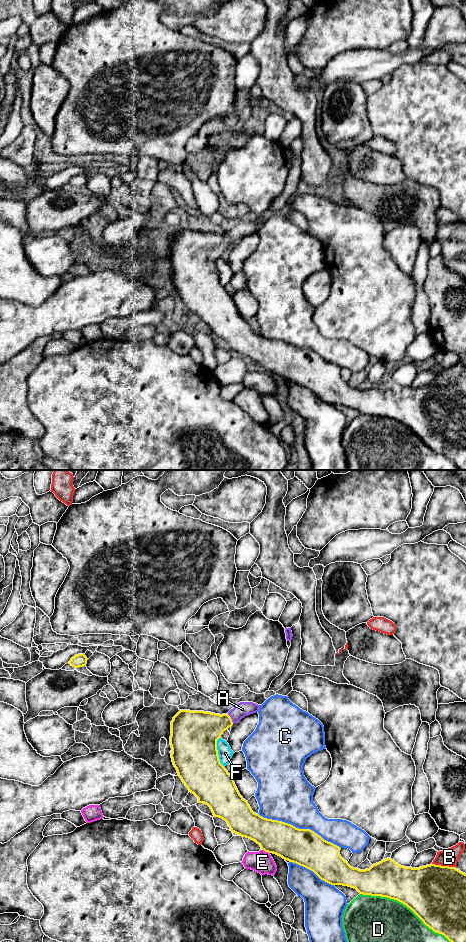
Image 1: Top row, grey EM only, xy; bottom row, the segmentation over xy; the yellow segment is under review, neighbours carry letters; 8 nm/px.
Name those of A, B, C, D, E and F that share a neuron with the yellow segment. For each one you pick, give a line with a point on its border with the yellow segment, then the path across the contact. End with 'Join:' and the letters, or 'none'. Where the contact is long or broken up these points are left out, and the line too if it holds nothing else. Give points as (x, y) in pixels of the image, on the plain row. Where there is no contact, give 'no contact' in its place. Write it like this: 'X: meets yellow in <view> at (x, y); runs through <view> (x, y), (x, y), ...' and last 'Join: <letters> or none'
A: meets yellow in xy at (231, 239); runs through xy (202, 249), (231, 239), (242, 229)
Join: A

